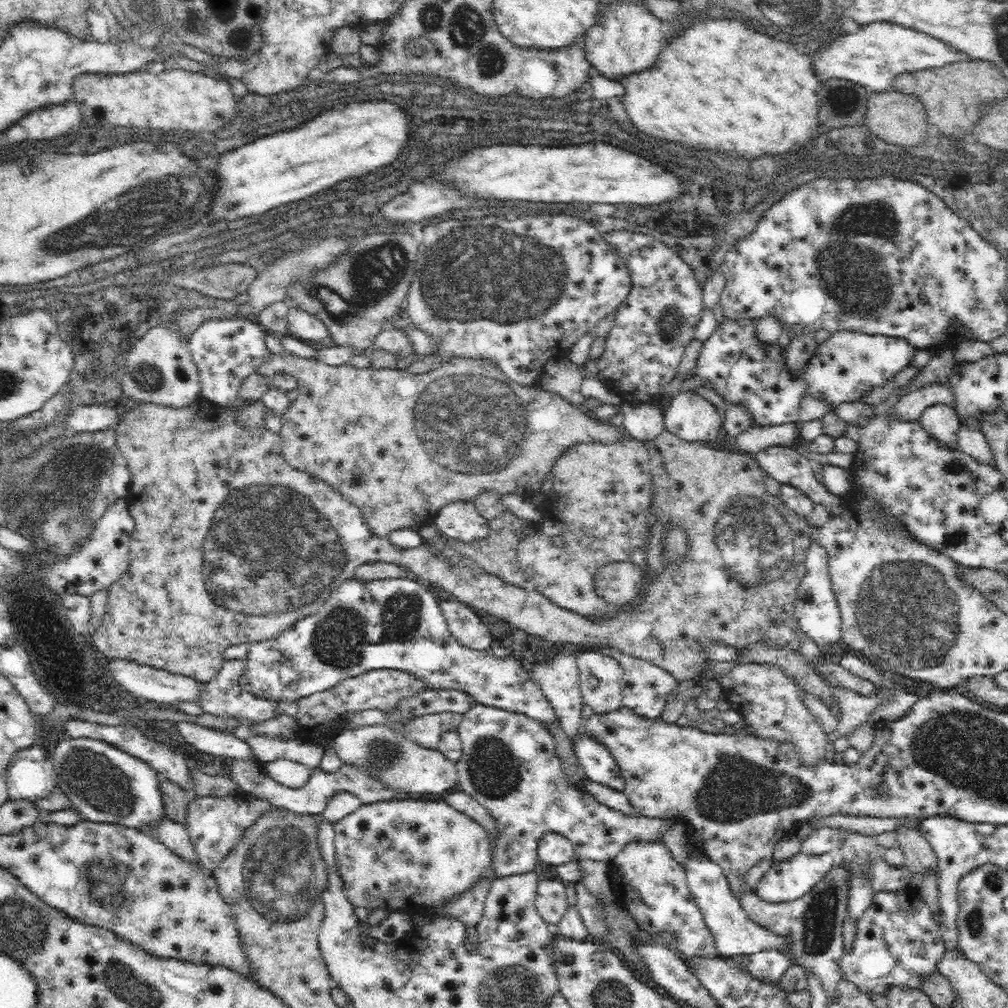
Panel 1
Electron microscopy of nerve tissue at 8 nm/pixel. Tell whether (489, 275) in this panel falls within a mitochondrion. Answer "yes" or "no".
yes

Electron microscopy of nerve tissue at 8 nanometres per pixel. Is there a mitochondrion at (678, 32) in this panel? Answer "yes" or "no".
no

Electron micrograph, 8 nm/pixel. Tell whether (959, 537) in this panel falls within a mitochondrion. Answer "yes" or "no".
yes

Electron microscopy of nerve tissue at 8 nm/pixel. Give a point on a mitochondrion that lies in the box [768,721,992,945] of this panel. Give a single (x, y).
(974, 921)

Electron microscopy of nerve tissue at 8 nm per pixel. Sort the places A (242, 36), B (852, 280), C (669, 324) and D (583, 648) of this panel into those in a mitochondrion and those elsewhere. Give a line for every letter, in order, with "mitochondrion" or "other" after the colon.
A: mitochondrion
B: mitochondrion
C: mitochondrion
D: other

